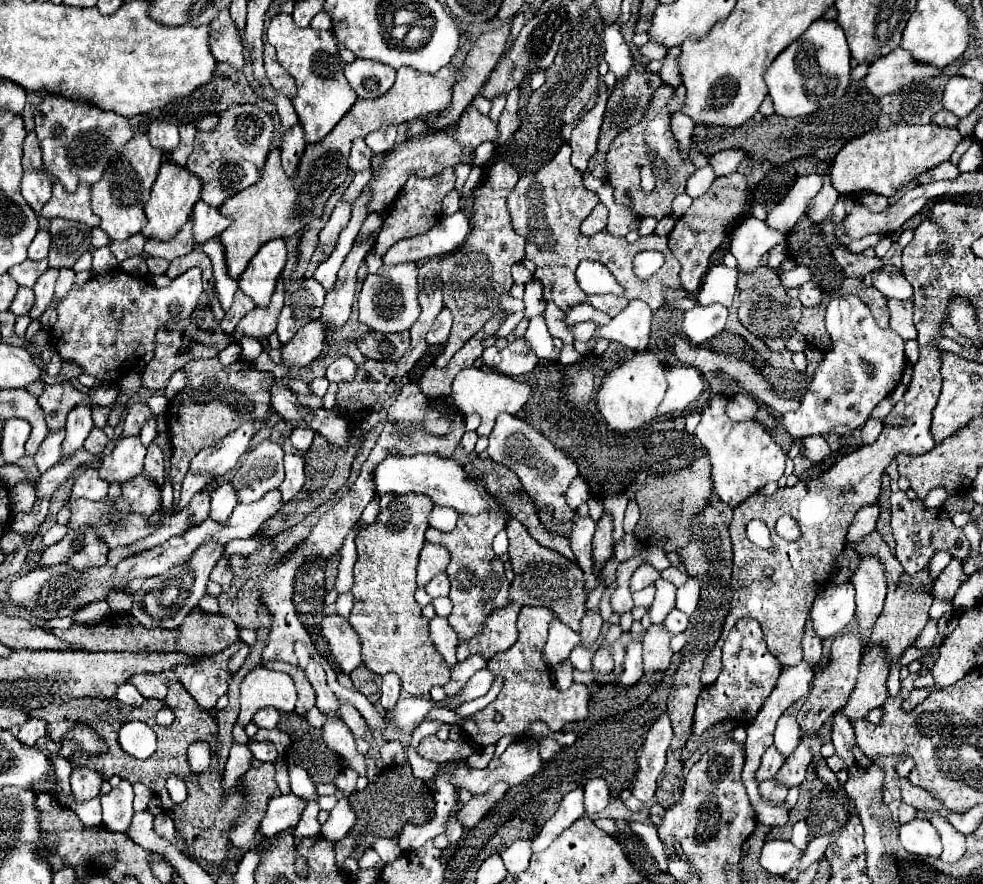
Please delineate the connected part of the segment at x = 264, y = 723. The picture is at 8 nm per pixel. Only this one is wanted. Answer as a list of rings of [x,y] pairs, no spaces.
[[[262,709],[254,715],[252,719],[258,727],[266,727],[266,729],[274,729],[278,727],[278,721],[280,721],[280,711],[278,709]]]

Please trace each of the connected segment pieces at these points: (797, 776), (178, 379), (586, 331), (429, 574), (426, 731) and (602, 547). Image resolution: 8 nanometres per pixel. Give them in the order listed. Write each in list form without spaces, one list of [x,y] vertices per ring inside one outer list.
[[[800,743],[794,753],[786,759],[786,763],[782,765],[782,769],[776,773],[778,781],[786,787],[792,785],[800,785],[806,779],[806,771],[812,763],[812,751],[806,743]]]
[[[184,368],[179,369],[171,377],[166,389],[165,396],[171,401],[180,391],[185,388],[186,385],[186,375]]]
[[[586,321],[586,323],[578,323],[578,325],[574,327],[574,337],[580,339],[580,341],[586,341],[586,343],[588,343],[588,341],[594,337],[596,329],[598,329],[596,323],[590,323],[590,321]]]
[[[426,543],[420,553],[420,563],[417,567],[416,582],[418,587],[426,587],[432,577],[448,567],[448,551],[442,545]]]
[[[422,721],[422,723],[414,729],[414,735],[420,735],[420,737],[424,739],[424,737],[428,737],[428,735],[436,733],[438,725],[442,725],[442,723],[440,723],[440,721]]]
[[[604,513],[600,517],[600,521],[596,523],[596,533],[594,533],[594,559],[596,559],[596,567],[598,571],[604,567],[604,563],[612,557],[614,549],[612,549],[612,515]]]

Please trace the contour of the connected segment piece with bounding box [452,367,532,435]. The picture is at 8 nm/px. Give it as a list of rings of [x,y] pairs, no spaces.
[[[464,369],[456,375],[454,385],[452,385],[452,395],[454,395],[454,403],[456,407],[464,413],[464,415],[480,415],[482,423],[478,427],[478,435],[490,435],[496,417],[506,411],[510,415],[518,413],[518,409],[528,401],[532,387],[528,387],[526,383],[518,383],[514,379],[496,371],[484,371],[484,369]]]

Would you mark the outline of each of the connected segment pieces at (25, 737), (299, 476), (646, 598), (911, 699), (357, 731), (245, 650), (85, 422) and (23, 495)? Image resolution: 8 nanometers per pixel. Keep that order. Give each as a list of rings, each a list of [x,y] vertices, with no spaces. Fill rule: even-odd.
[[[28,717],[28,721],[18,731],[18,741],[26,745],[36,745],[36,741],[44,735],[46,735],[46,723],[42,723],[42,719]]]
[[[286,455],[284,457],[284,469],[286,469],[286,477],[280,483],[278,491],[282,493],[284,501],[290,501],[296,497],[296,493],[302,489],[304,485],[304,461],[300,455]]]
[[[650,585],[636,593],[633,593],[633,601],[636,607],[650,607],[654,601],[655,587]]]
[[[934,685],[934,687],[928,687],[928,689],[914,689],[914,691],[904,699],[904,705],[902,705],[902,707],[904,707],[906,711],[912,711],[912,709],[914,709],[918,703],[922,703],[932,691],[938,691],[938,689],[942,689],[942,687],[940,687],[940,685]]]
[[[342,703],[342,719],[346,719],[346,725],[356,735],[356,739],[362,739],[366,735],[366,723],[360,717],[360,713],[350,703]]]
[[[242,643],[242,647],[232,655],[232,659],[230,659],[230,671],[234,673],[234,671],[238,671],[240,667],[242,667],[242,663],[244,663],[244,659],[248,657],[248,653],[250,653],[250,647],[246,645],[246,643]]]
[[[78,405],[68,413],[66,419],[66,439],[64,439],[64,457],[70,457],[74,451],[82,449],[84,439],[92,431],[92,417],[90,417],[90,407],[88,405]]]
[[[18,483],[16,487],[10,489],[10,505],[12,511],[26,511],[30,513],[36,501],[36,493],[34,487],[30,487],[28,483]]]

